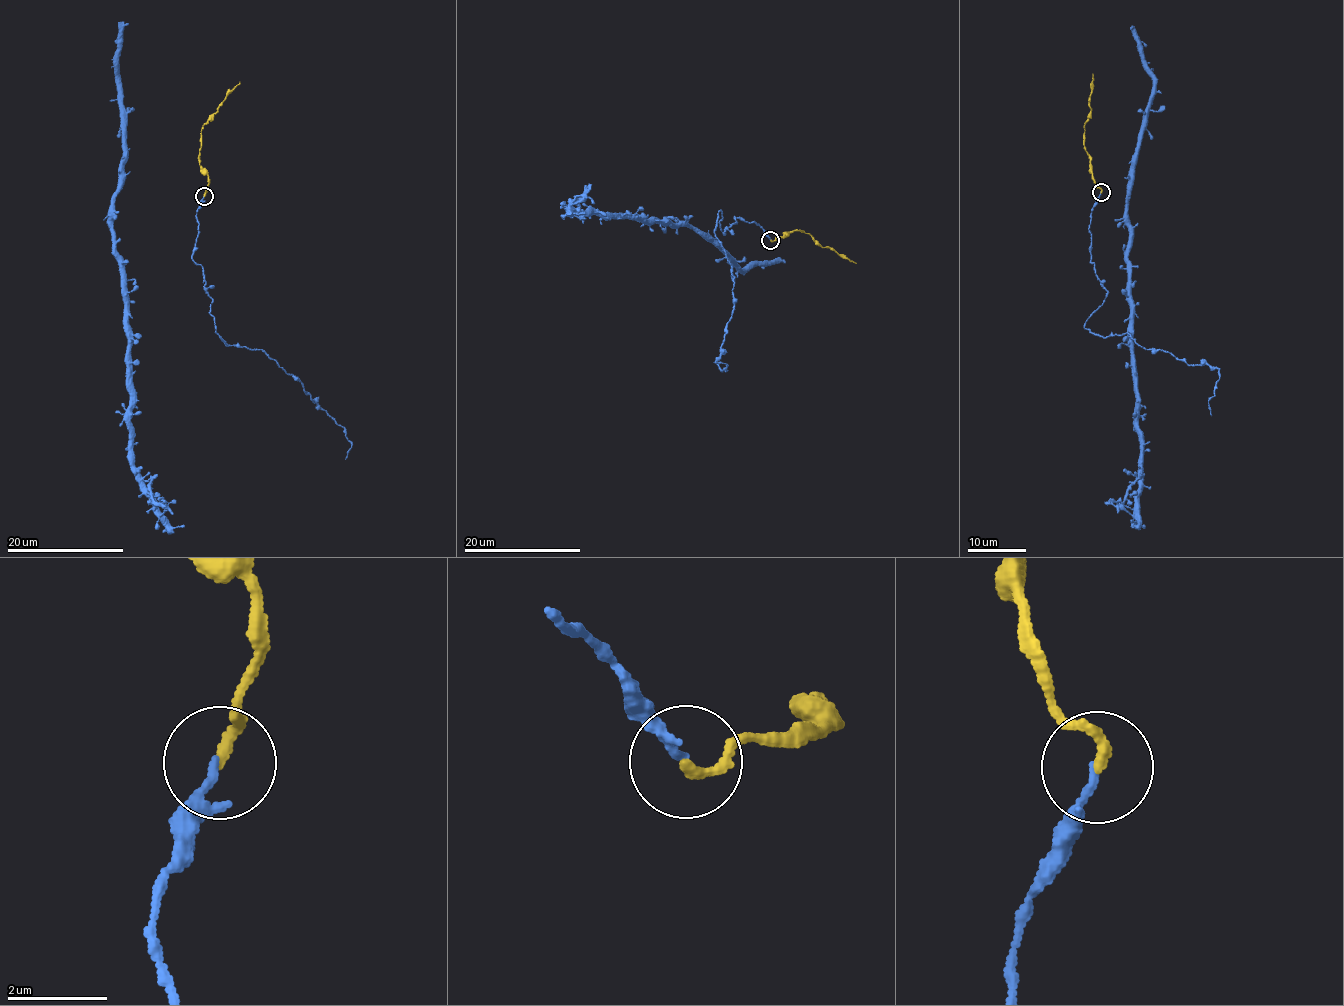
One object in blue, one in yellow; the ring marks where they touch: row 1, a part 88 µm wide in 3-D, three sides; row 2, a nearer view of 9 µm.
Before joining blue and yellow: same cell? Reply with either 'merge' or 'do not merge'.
merge

